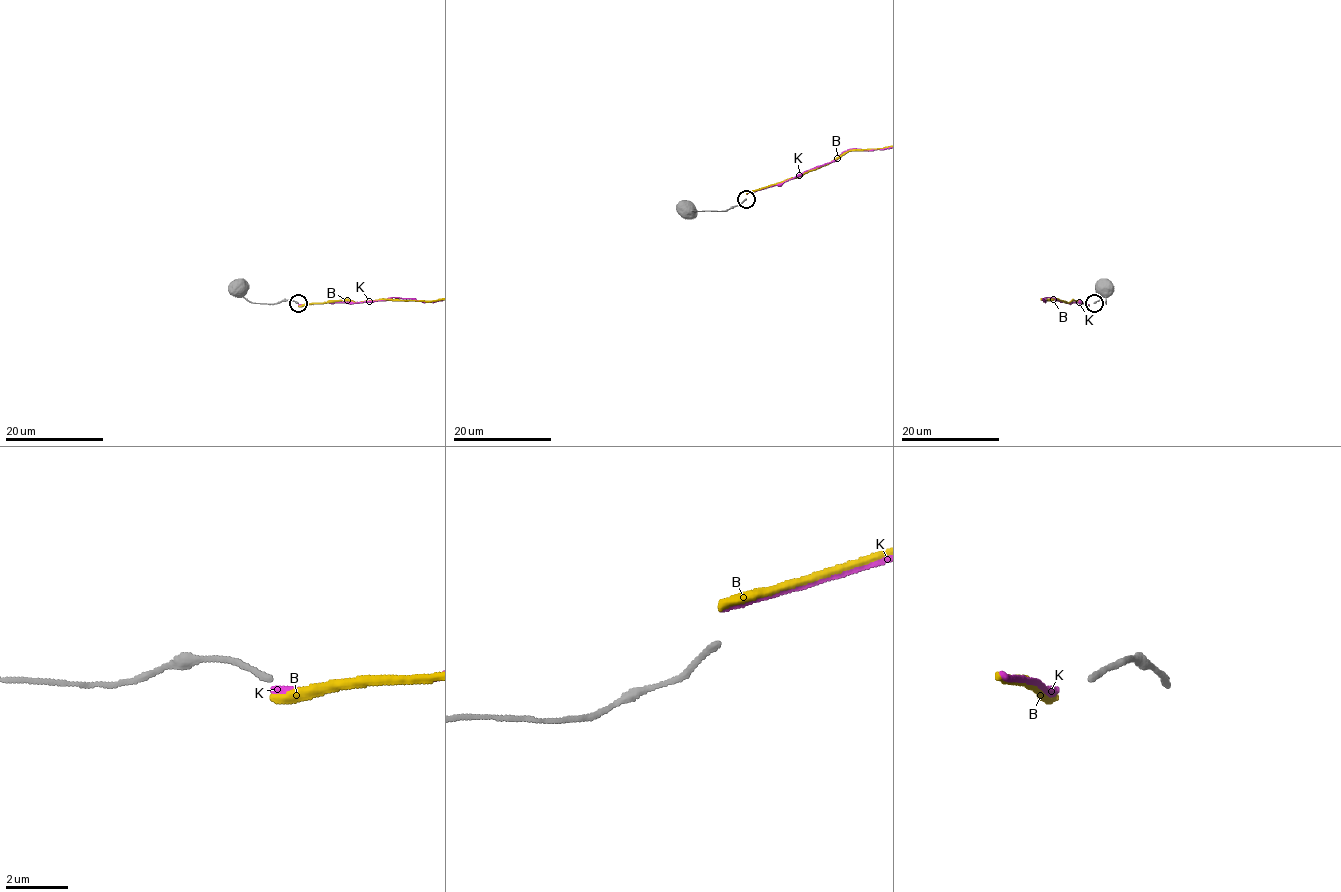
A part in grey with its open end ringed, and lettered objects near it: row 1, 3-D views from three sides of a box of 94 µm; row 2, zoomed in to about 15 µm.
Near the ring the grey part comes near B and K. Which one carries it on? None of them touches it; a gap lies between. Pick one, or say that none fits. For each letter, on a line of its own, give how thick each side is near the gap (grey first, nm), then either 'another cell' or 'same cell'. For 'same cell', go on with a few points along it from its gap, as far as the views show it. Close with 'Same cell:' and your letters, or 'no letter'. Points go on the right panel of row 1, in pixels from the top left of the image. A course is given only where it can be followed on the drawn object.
B: calibres 200 and 280 nm; another cell
K: calibres 200 and 320 nm; same cell
Same cell: K

